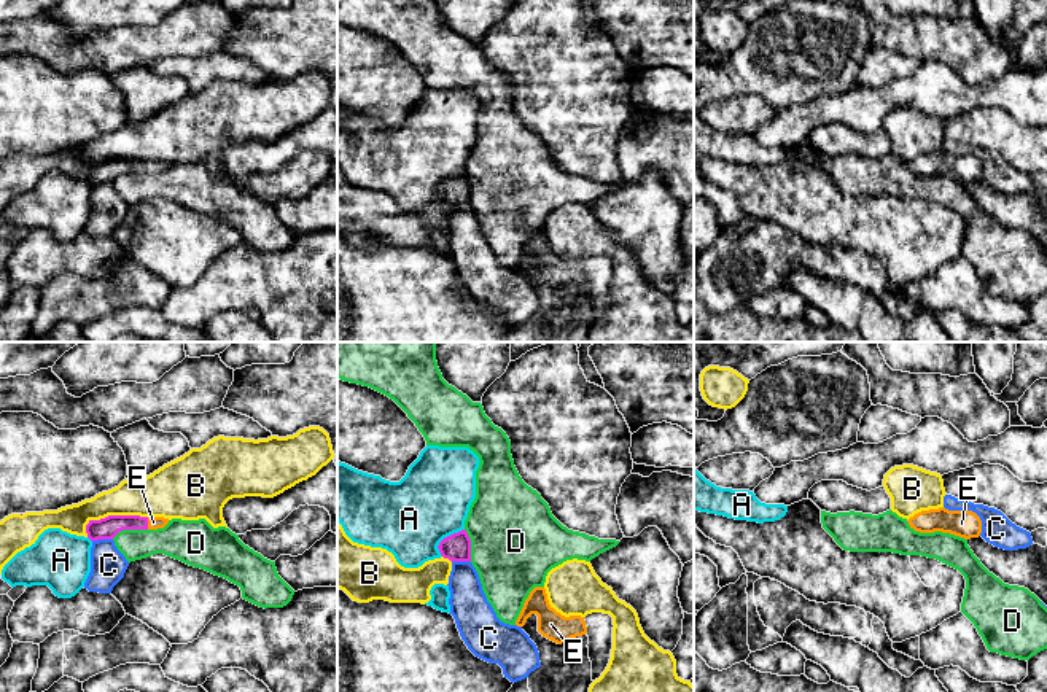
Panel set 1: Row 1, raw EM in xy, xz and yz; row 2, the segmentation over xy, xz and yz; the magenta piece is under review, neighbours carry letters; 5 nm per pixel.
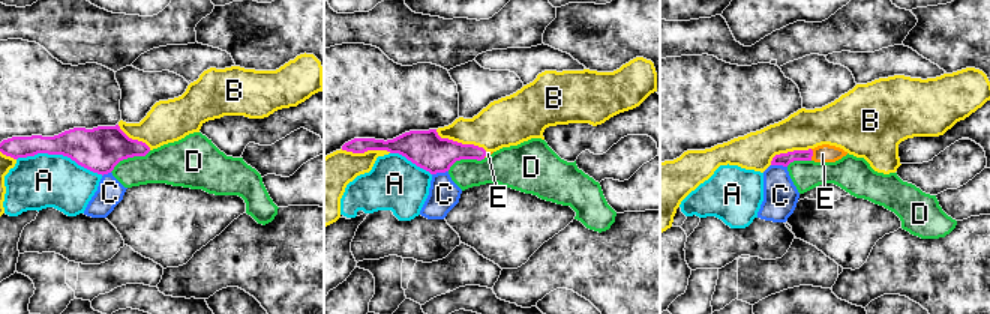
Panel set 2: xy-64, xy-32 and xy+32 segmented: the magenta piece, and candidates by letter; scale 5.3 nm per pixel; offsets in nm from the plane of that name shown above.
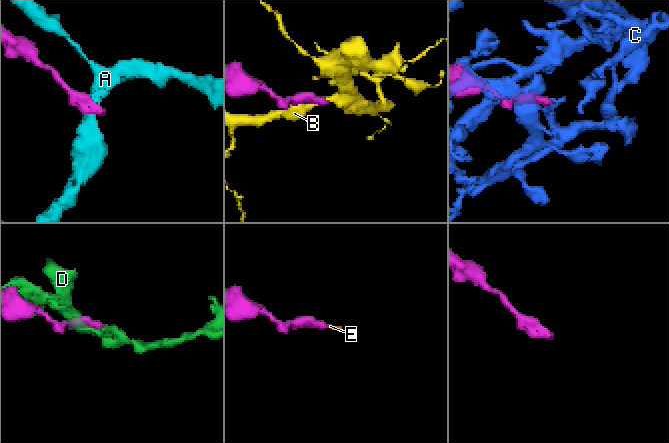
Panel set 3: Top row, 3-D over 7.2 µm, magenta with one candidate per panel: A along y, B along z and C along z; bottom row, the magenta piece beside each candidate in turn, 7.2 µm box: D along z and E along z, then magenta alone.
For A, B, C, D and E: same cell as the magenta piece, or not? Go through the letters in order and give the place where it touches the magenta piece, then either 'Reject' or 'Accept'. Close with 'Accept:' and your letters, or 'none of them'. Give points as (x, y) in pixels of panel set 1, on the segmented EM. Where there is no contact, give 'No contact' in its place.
A: Touches magenta at xz (444, 538). Reject
B: Touches magenta at xy (113, 516). Reject
C: Touches magenta at xy (102, 538). Reject
D: Touches magenta at xy (129, 528). Reject
E: Touches magenta at xy (147, 524). Accept
Accept: E

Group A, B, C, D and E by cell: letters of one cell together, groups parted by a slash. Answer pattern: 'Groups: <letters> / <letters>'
Groups: A / B / C / D / E

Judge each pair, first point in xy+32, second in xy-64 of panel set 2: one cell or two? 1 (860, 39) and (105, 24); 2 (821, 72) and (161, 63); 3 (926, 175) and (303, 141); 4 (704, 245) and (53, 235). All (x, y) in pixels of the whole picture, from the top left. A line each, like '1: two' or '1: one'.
1: one
2: two
3: one
4: one

